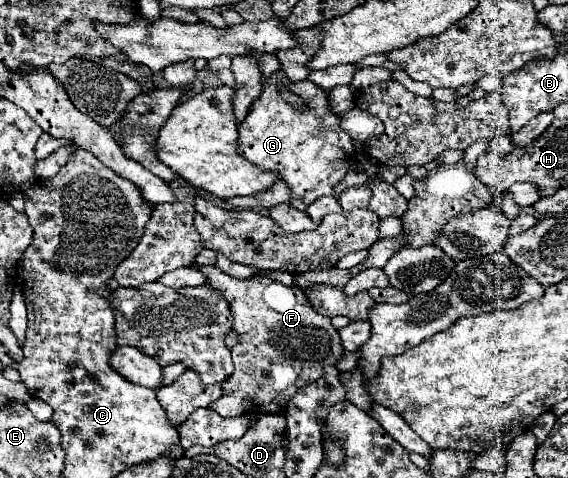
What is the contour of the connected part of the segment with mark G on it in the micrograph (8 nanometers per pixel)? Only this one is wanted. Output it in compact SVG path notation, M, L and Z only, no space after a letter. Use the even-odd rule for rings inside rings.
M277 72L273 78L265 80L261 98L253 102L247 118L239 124L237 152L245 160L255 162L257 168L279 174L279 178L287 182L291 190L289 206L305 212L307 206L317 198L333 196L337 182L341 182L347 170L355 164L353 140L339 128L339 120L341 118L329 110L329 96L313 82L303 80L291 84L283 72ZM279 84L289 90L299 90L301 98L307 100L305 110L287 104L277 90Z

